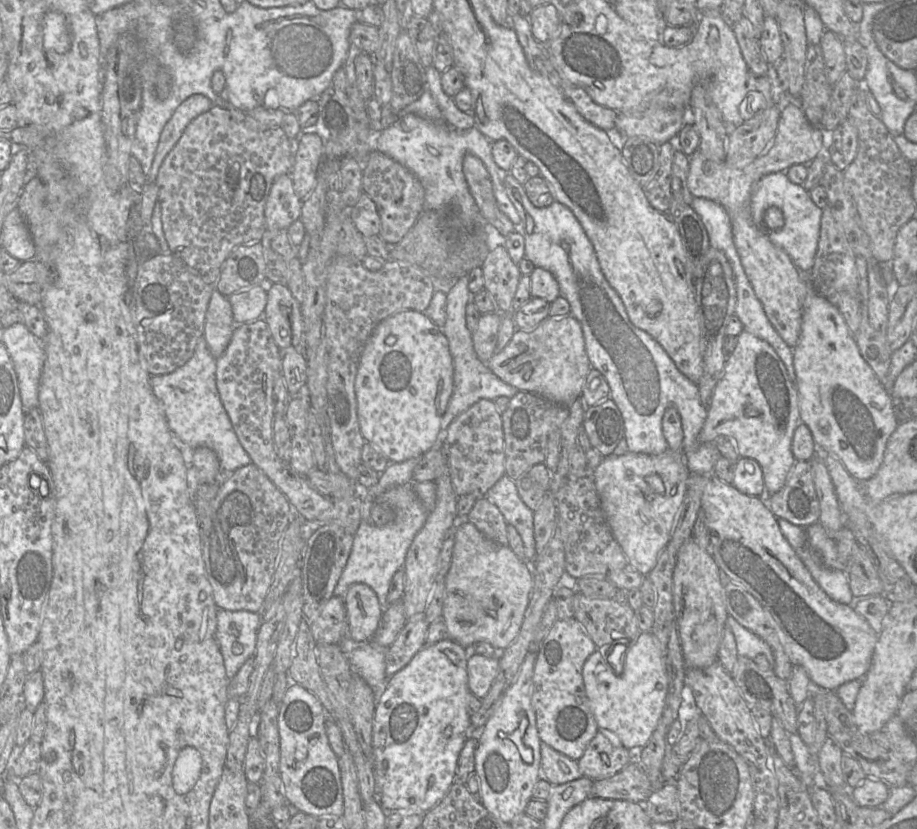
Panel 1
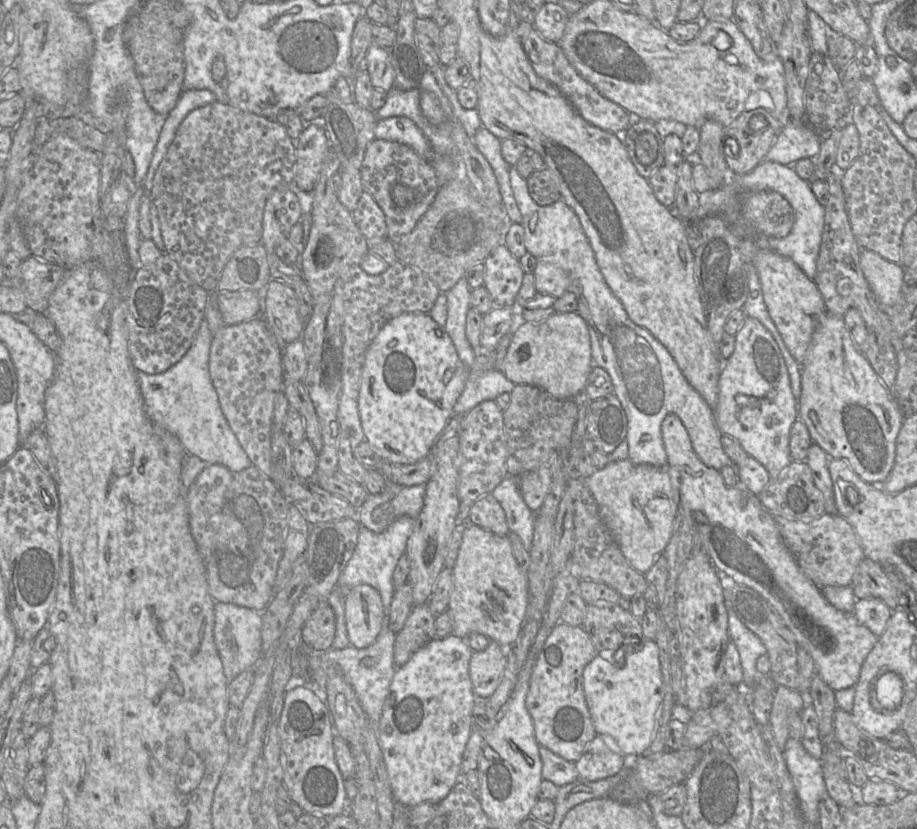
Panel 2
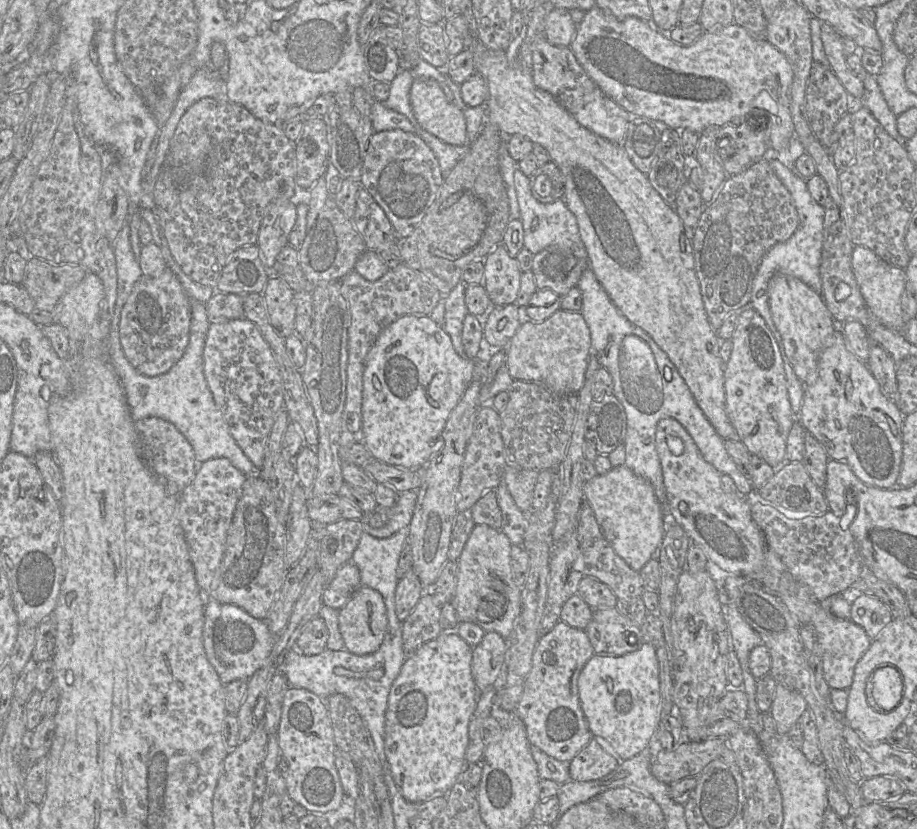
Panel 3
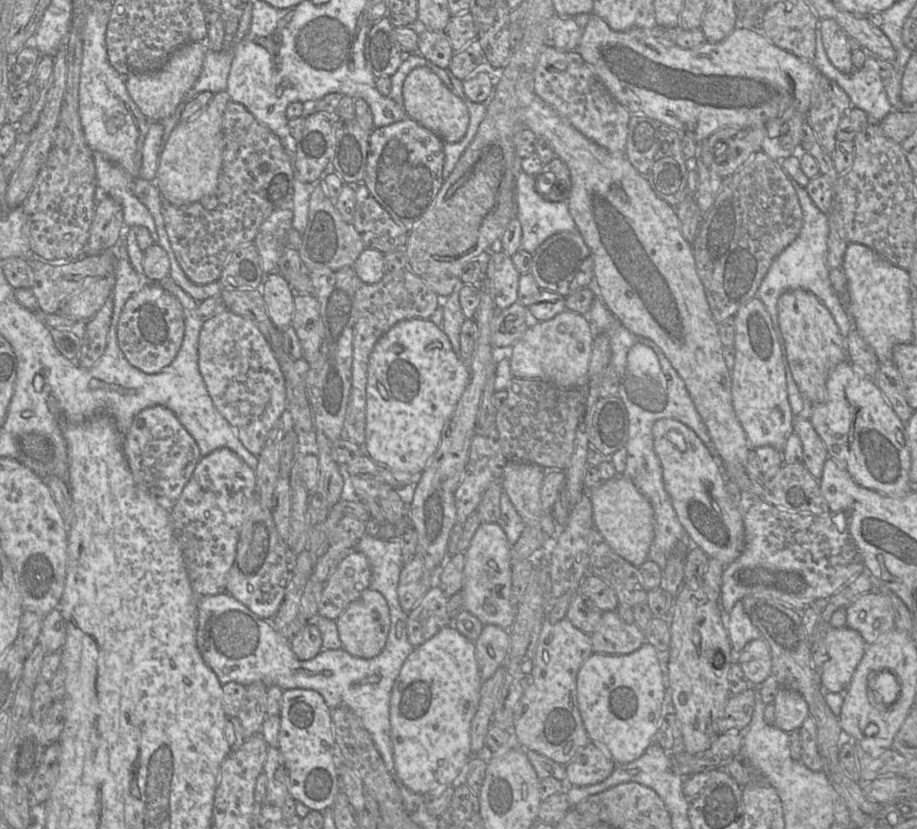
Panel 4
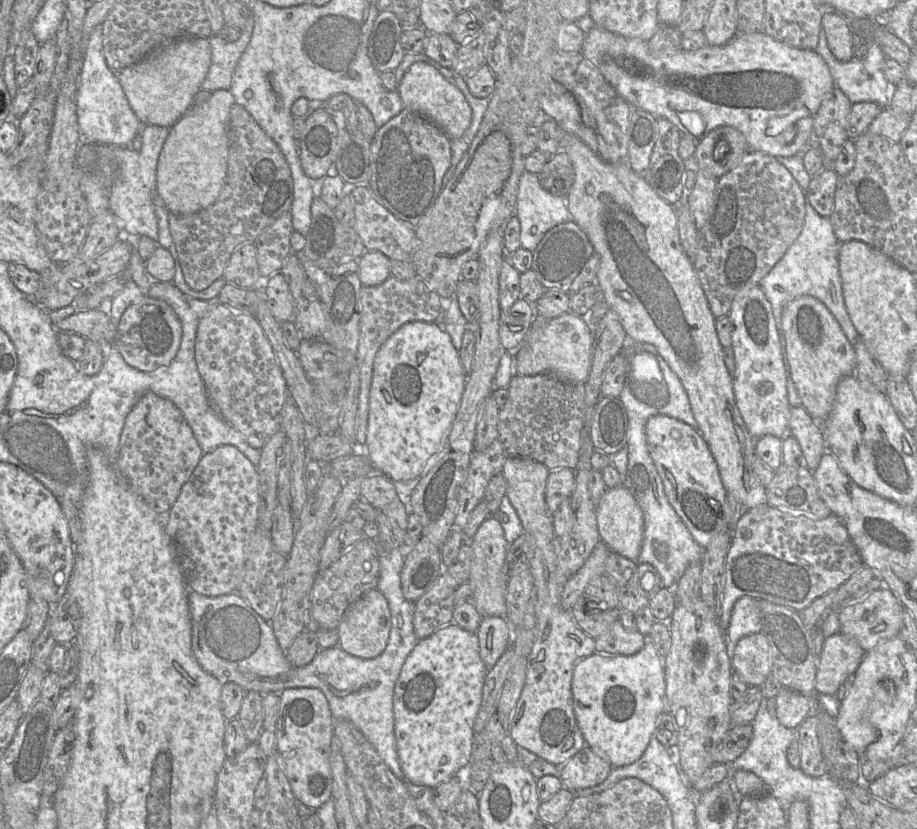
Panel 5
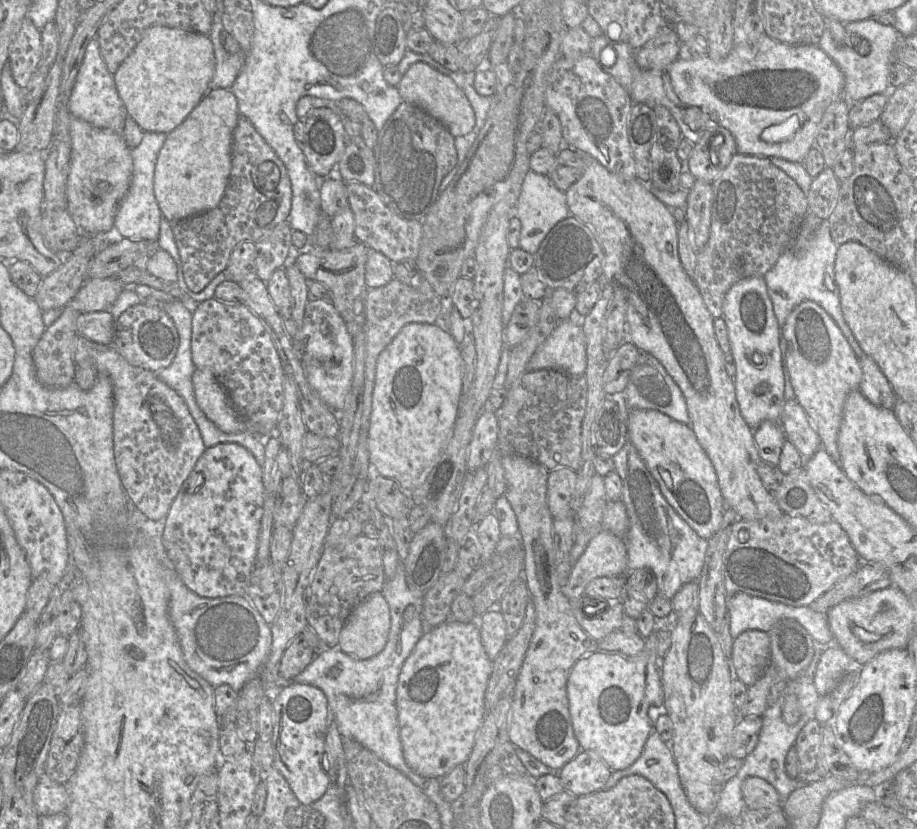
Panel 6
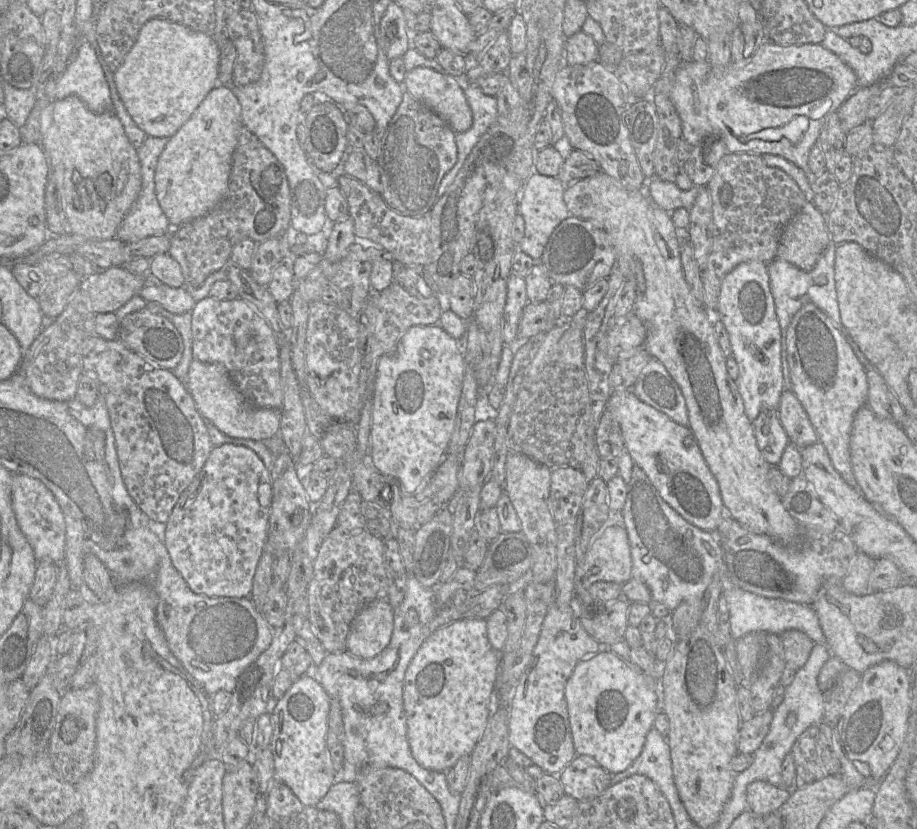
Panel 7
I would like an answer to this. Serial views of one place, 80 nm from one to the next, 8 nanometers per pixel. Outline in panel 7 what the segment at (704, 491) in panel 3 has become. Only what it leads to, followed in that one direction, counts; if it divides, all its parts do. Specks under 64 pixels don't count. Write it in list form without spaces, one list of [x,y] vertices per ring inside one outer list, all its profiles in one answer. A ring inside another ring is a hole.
[[[631,389],[613,390],[606,404],[620,424],[627,451],[644,470],[662,499],[690,524],[714,532],[727,513],[717,480],[689,428],[639,400]]]

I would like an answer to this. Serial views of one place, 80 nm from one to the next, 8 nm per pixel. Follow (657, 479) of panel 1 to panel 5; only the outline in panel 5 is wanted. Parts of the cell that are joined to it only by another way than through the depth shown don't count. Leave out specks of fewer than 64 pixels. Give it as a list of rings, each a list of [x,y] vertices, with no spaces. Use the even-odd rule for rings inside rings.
[[[624,485],[607,488],[595,504],[597,526],[601,541],[612,552],[631,561],[637,561],[643,542],[644,515],[631,492]]]

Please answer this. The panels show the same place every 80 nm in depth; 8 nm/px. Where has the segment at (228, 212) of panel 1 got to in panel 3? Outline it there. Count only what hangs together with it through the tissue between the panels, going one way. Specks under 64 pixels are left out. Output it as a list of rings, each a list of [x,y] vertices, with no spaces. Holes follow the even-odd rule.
[[[205,97],[183,114],[174,137],[204,129],[210,137],[207,153],[207,186],[198,190],[180,190],[173,183],[172,168],[166,164],[155,181],[155,215],[167,239],[170,252],[183,272],[193,281],[215,288],[228,259],[238,248],[257,243],[266,208],[275,200],[290,200],[295,191],[295,141],[287,138],[282,125],[256,118],[244,106],[227,98]]]

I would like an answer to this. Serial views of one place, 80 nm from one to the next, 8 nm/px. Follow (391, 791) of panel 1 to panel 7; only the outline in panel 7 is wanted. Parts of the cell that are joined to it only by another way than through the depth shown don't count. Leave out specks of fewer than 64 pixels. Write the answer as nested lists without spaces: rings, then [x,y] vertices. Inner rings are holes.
[[[467,618],[457,620],[446,627],[432,632],[430,636],[425,639],[408,665],[403,684],[403,704],[407,724],[407,737],[411,753],[419,765],[431,771],[447,772],[461,757],[471,755],[485,731],[490,716],[489,704],[491,702],[491,695],[496,688],[499,662],[500,653],[493,649],[487,637],[486,619]]]

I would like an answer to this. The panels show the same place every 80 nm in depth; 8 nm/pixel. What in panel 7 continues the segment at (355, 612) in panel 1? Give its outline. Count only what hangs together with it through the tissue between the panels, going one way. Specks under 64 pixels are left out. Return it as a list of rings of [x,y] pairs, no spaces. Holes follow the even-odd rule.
[[[387,599],[368,603],[350,624],[346,651],[363,659],[377,656],[390,642],[393,622],[393,608]]]

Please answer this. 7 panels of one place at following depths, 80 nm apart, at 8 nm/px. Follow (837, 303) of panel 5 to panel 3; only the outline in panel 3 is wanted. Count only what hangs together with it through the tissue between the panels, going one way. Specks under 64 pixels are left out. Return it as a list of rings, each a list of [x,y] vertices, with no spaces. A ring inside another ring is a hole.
[[[777,158],[765,159],[769,162],[778,179],[791,194],[795,208],[798,213],[799,224],[794,234],[787,241],[775,244],[768,250],[768,252],[763,257],[756,276],[753,280],[750,307],[755,309],[762,316],[766,325],[768,326],[776,340],[784,364],[788,398],[791,404],[791,410],[796,416],[796,418],[798,418],[802,405],[802,399],[804,397],[805,385],[797,378],[785,353],[780,333],[776,329],[775,324],[772,320],[768,302],[768,283],[774,274],[781,273],[793,276],[807,284],[816,292],[821,293],[822,283],[819,269],[823,247],[823,226],[825,211],[824,207],[820,206],[809,193],[806,184],[806,179],[803,179],[801,176],[797,176],[796,174],[794,174]]]

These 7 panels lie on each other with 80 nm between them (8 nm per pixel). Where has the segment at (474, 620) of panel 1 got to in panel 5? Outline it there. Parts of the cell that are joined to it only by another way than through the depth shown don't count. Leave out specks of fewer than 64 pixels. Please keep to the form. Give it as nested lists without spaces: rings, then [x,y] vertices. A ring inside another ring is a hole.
[[[489,516],[478,527],[470,543],[474,552],[468,579],[472,590],[470,600],[482,617],[497,616],[505,618],[507,612],[505,594],[508,577],[503,574],[503,566],[509,543],[504,537],[501,524],[493,516]]]

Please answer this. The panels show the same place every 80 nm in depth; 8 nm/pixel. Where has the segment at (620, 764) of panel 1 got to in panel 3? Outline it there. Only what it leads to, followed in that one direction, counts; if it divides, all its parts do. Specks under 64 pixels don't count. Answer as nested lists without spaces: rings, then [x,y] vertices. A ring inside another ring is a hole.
[[[592,738],[590,742],[568,763],[570,780],[587,782],[599,780],[614,771],[621,760],[608,754]]]

